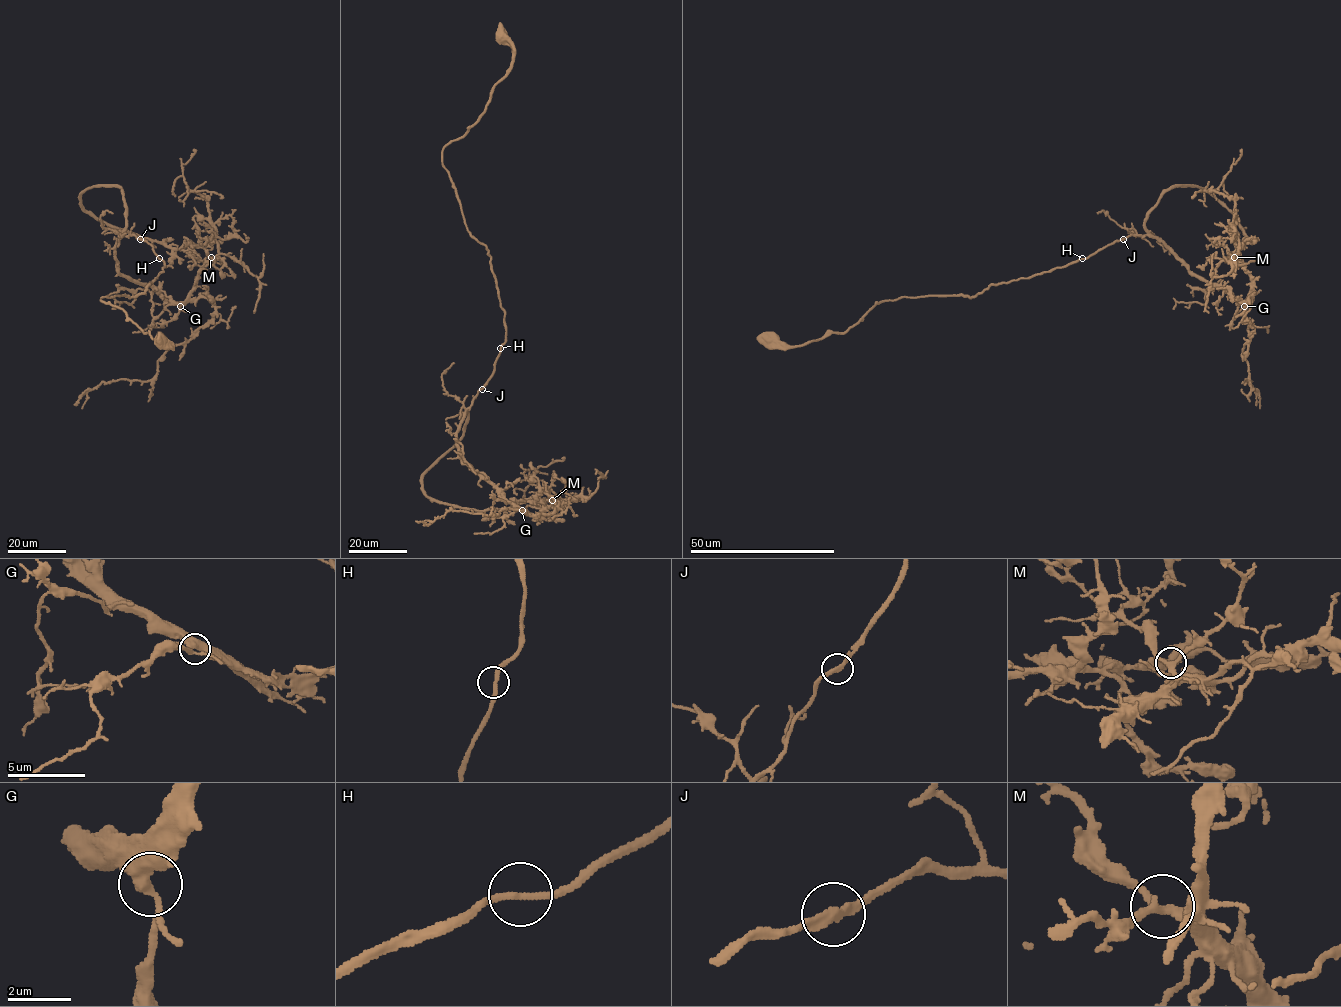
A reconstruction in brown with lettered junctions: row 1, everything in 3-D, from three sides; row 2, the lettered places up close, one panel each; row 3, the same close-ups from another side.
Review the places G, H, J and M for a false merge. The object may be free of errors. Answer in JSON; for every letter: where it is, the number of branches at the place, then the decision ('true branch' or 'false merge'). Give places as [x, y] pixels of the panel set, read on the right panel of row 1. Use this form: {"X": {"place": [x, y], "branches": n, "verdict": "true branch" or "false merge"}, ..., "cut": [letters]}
{"G": {"place": [1244, 306], "branches": 2, "verdict": "true branch"}, "H": {"place": [1082, 258], "branches": 2, "verdict": "true branch"}, "J": {"place": [1123, 239], "branches": 2, "verdict": "true branch"}, "M": {"place": [1234, 257], "branches": 3, "verdict": "true branch"}, "cut": []}

